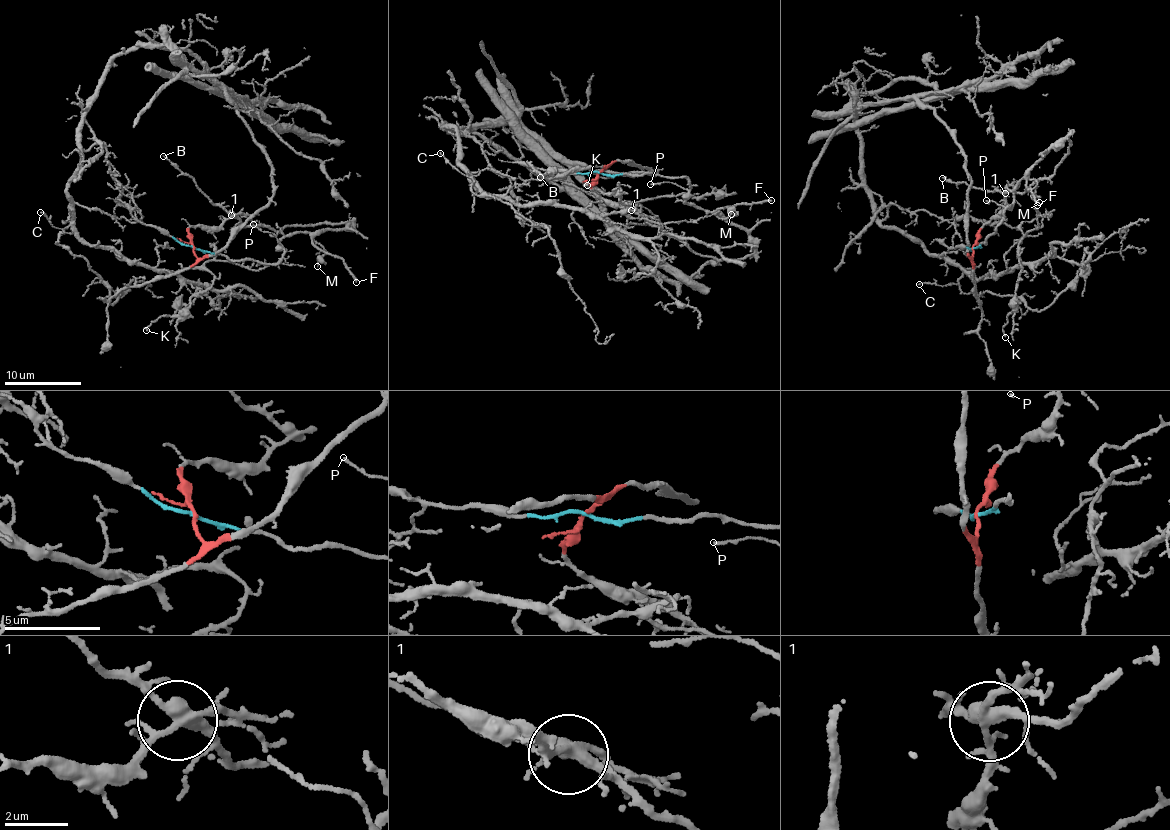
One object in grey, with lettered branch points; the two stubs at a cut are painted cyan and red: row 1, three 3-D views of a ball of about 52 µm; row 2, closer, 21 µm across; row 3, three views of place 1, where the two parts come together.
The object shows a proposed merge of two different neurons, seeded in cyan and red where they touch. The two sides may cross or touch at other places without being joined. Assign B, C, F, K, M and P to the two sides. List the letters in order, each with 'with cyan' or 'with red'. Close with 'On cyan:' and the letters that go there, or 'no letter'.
B: with cyan
C: with red
F: with cyan
K: with red
M: with cyan
P: with cyan
On cyan: B, F, M, P

